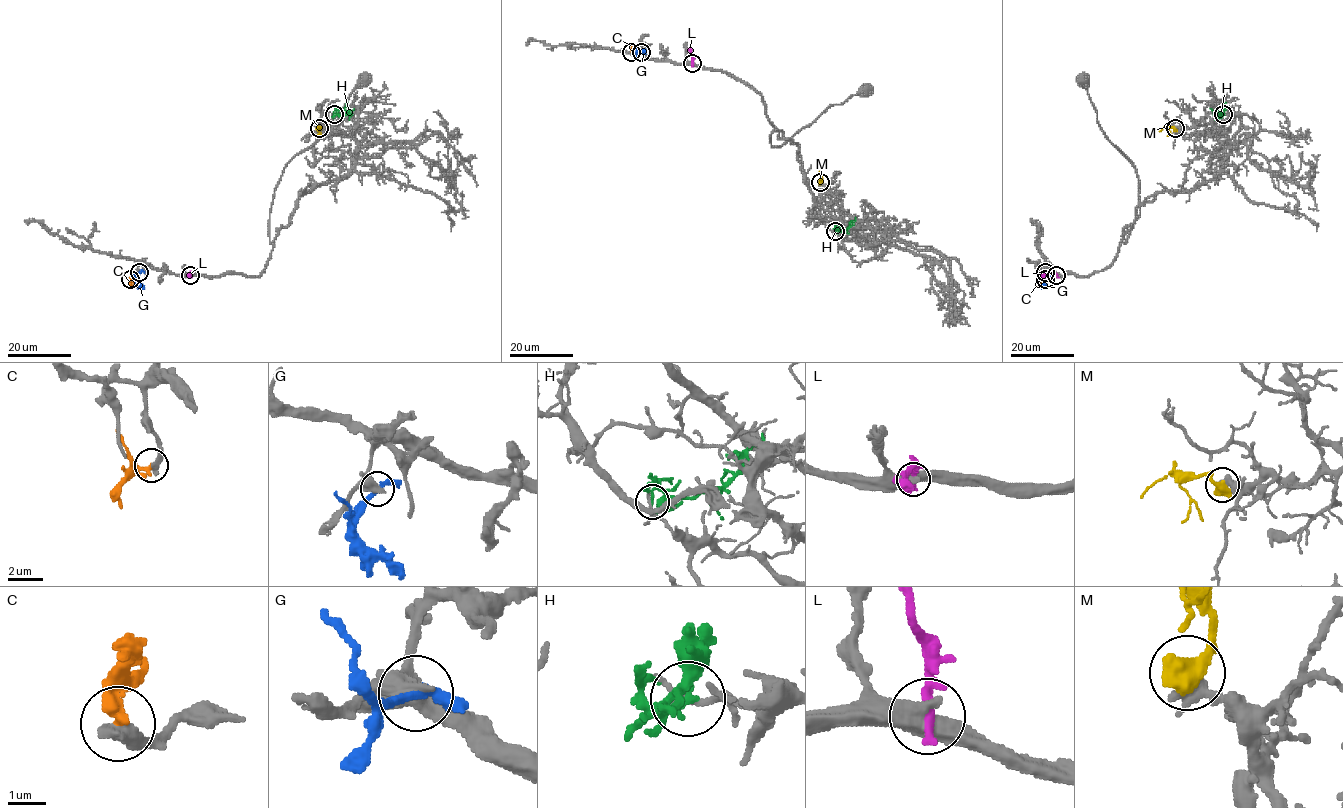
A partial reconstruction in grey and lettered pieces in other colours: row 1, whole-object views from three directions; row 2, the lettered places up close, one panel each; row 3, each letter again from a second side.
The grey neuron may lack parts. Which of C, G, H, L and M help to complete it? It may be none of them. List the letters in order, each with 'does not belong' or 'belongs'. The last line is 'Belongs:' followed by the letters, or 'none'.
C: belongs
G: does not belong
H: does not belong
L: does not belong
M: does not belong
Belongs: C

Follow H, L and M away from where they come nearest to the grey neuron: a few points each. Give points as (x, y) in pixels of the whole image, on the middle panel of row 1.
H: (835, 230), (847, 228), (848, 234)
L: (692, 63), (689, 48)
M: (820, 182), (822, 175), (819, 167)

